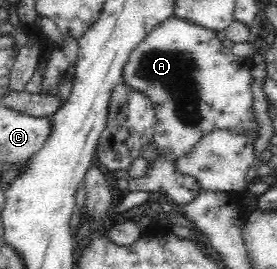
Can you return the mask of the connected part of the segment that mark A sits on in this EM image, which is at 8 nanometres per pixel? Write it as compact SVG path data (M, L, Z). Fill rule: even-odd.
M174 16L154 27L154 30L134 48L122 67L121 81L152 101L156 114L153 143L157 145L159 155L164 155L164 159L176 162L191 154L202 136L223 129L236 133L244 131L258 137L259 126L254 117L251 84L238 84L240 80L248 80L240 76L244 59L224 47L213 30Z

